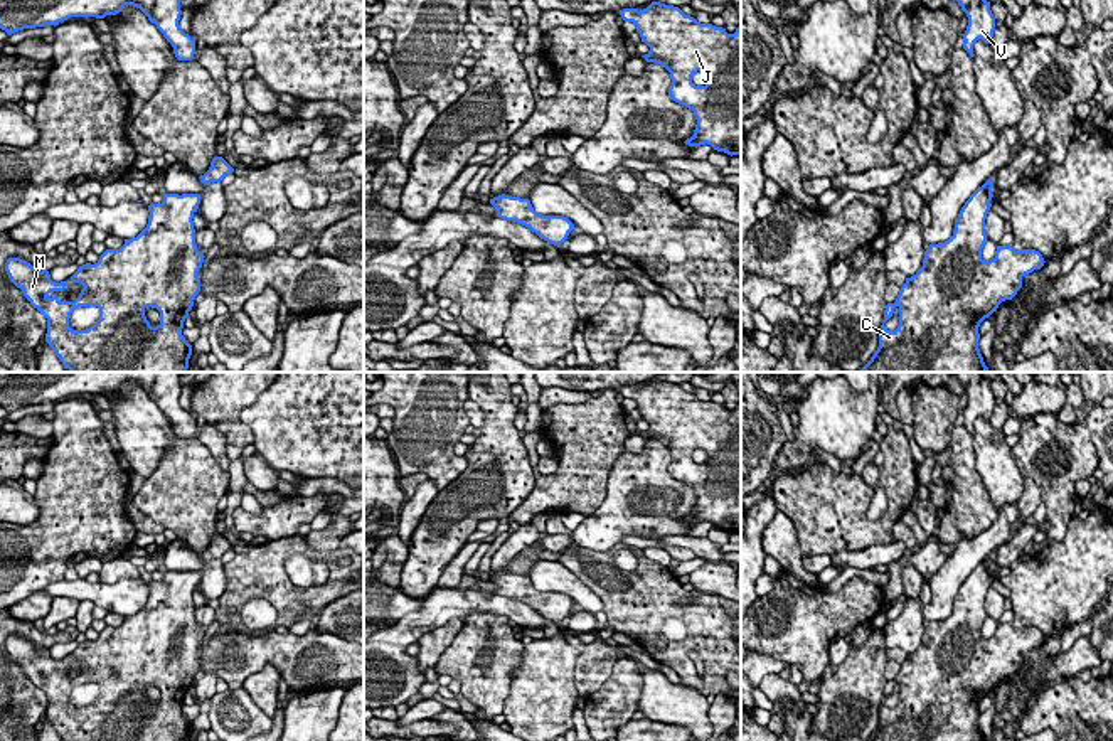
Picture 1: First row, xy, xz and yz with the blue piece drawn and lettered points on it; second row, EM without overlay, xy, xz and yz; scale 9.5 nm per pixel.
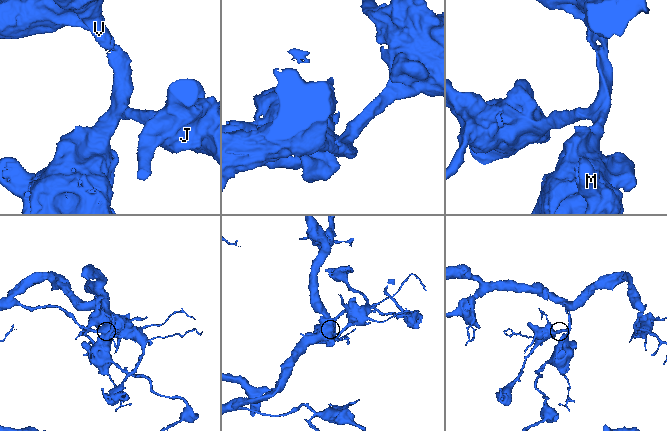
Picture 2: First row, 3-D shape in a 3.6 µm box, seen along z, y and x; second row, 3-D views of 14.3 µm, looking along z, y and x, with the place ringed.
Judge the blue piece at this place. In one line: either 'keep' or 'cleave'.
keep

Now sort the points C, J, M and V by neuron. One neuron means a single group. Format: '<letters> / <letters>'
C J M V

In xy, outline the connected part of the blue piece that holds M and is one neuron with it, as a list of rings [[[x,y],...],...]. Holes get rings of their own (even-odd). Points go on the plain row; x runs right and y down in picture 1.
[[[163,571],[162,581],[150,581],[146,605],[120,626],[106,626],[99,637],[86,640],[71,653],[83,667],[74,679],[61,679],[51,669],[64,669],[67,658],[56,660],[47,647],[35,647],[20,635],[8,635],[5,648],[24,674],[47,696],[45,719],[62,741],[189,741],[192,722],[182,706],[200,669],[197,653],[204,632],[197,628],[194,591],[200,581],[199,571]],[[79,684],[98,684],[99,697],[86,707],[69,704],[71,690]],[[145,687],[160,689],[160,701],[152,704]]]

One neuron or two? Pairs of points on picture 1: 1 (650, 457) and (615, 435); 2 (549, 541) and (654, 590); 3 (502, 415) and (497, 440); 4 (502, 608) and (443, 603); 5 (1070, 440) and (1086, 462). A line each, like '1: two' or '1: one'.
1: two
2: two
3: one
4: one
5: one

